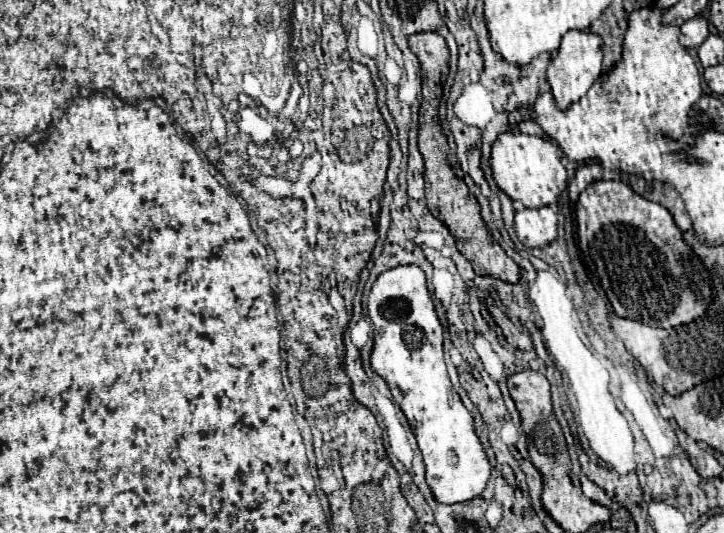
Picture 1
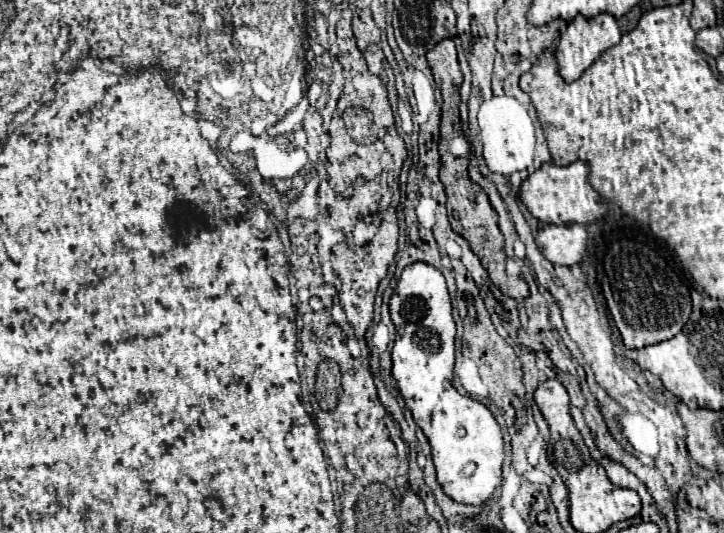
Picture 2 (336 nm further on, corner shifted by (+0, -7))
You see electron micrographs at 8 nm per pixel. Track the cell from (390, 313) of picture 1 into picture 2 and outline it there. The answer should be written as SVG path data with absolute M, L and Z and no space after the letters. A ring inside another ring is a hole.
M426 262L404 268L390 298L390 316L396 326L392 348L392 376L410 408L414 422L432 446L438 484L444 494L462 504L490 500L500 484L504 446L500 426L486 404L462 396L452 386L454 318L444 276Z

